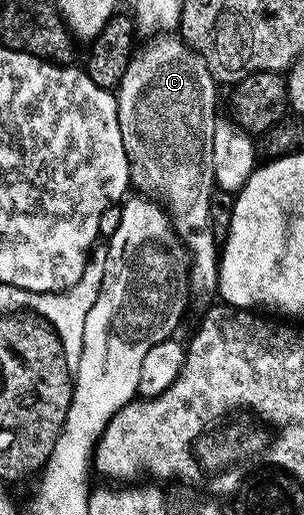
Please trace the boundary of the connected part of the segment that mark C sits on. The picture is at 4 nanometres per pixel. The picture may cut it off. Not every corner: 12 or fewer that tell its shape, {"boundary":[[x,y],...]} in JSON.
{"boundary":[[187,40],[135,53],[118,89],[128,155],[149,156],[197,293],[212,233],[220,92]]}

